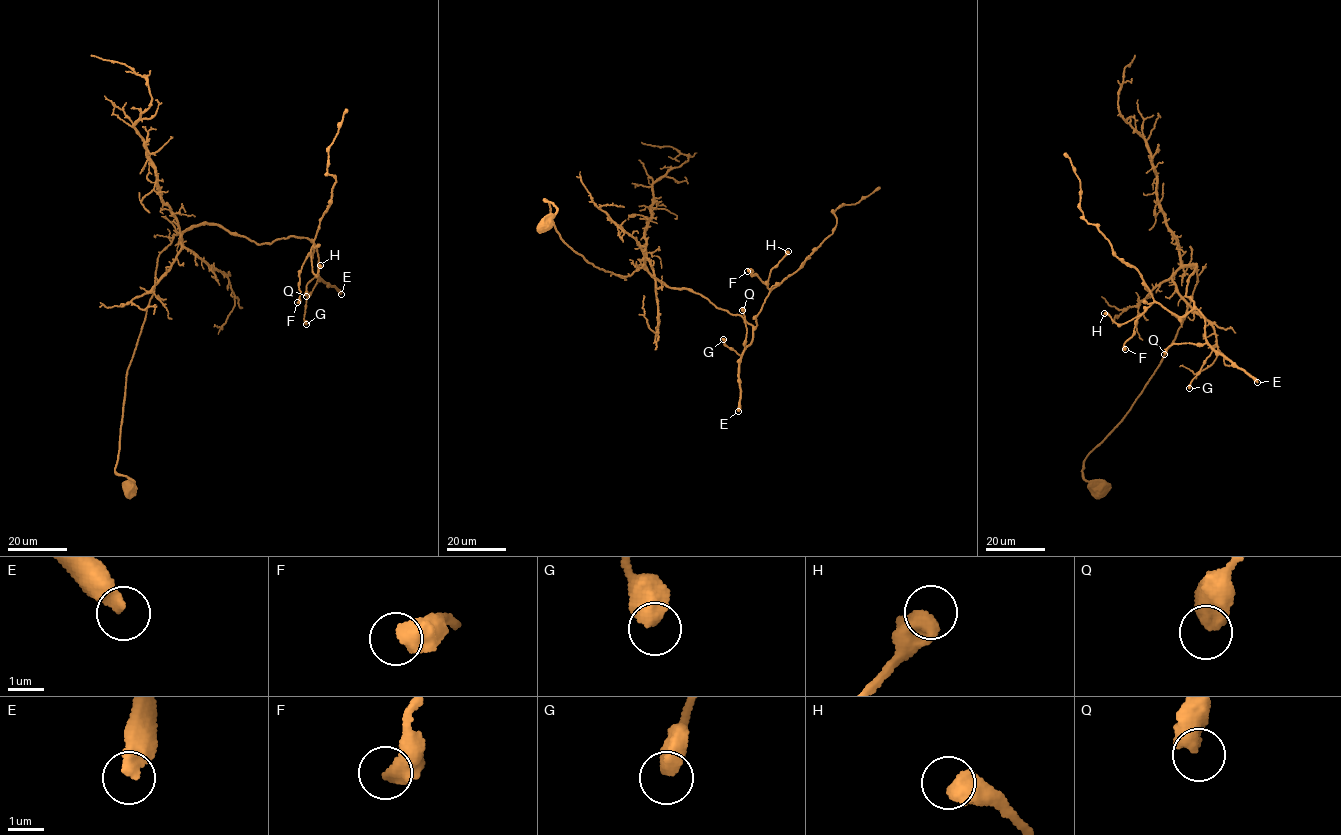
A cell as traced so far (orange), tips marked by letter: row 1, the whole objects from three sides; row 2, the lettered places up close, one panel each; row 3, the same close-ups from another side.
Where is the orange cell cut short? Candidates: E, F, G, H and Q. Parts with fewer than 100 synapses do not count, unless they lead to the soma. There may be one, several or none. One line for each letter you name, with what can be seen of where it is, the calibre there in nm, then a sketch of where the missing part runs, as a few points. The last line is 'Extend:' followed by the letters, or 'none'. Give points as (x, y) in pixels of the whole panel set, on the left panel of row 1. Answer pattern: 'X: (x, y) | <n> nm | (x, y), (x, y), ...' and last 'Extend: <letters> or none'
E: (341, 294) | 440 nm
Extend: E

